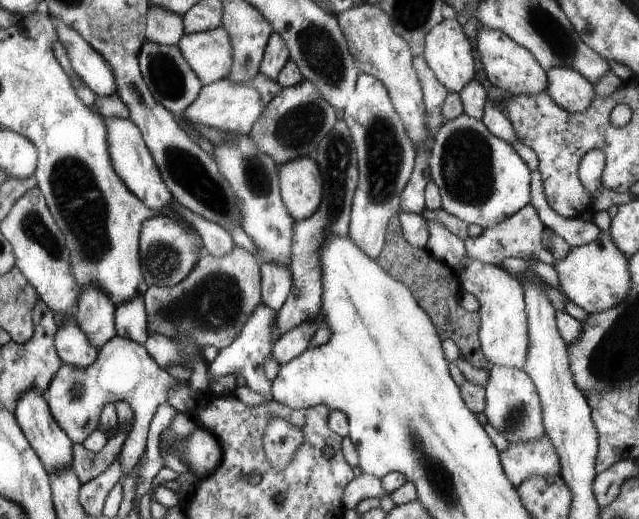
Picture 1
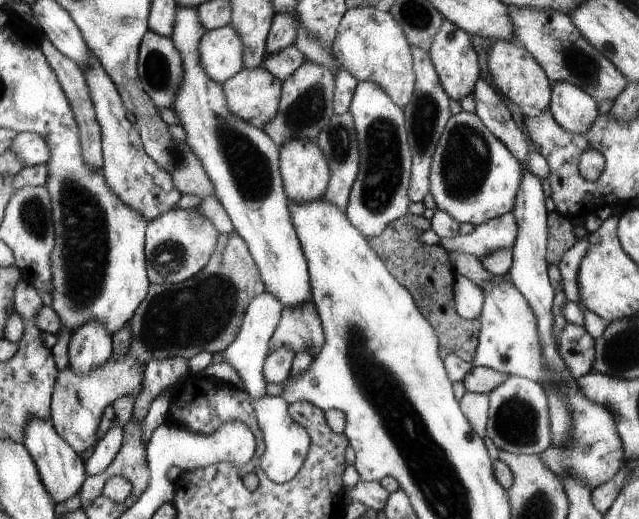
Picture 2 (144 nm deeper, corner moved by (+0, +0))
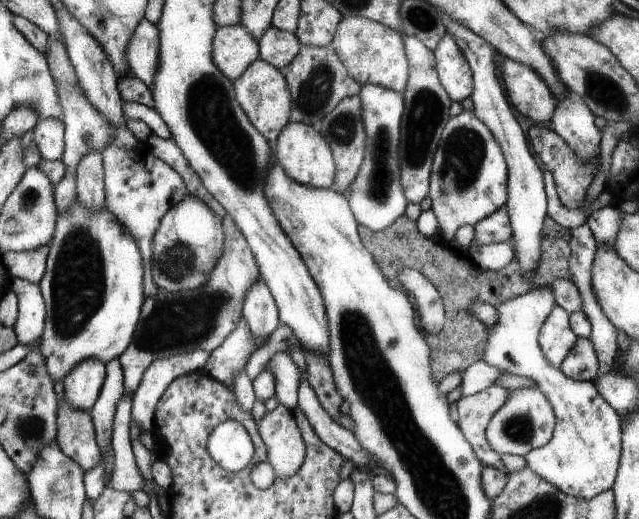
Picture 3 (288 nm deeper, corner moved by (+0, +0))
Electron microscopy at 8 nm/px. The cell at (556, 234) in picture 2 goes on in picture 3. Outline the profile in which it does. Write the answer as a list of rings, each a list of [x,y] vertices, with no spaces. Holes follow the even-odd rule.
[[[407,214],[399,216],[393,224],[389,224],[381,232],[367,230],[363,226],[357,228],[359,238],[363,240],[365,248],[373,254],[377,260],[377,266],[385,280],[391,284],[391,288],[401,288],[405,290],[403,284],[399,282],[399,272],[401,270],[417,270],[421,276],[425,276],[435,290],[439,292],[443,300],[443,310],[445,310],[445,320],[443,328],[439,334],[427,334],[425,340],[431,348],[431,372],[437,382],[441,382],[449,372],[453,370],[467,370],[471,364],[479,362],[483,358],[485,342],[487,342],[487,326],[481,324],[475,318],[469,318],[469,304],[471,300],[483,300],[485,304],[491,304],[493,308],[499,306],[505,300],[517,298],[527,294],[531,288],[547,288],[553,278],[569,278],[569,258],[571,258],[571,230],[563,228],[557,224],[551,216],[545,216],[545,226],[543,226],[543,238],[541,238],[541,258],[539,264],[533,272],[533,278],[523,278],[519,272],[519,264],[513,258],[507,266],[503,266],[497,272],[489,270],[477,270],[467,256],[461,256],[459,252],[451,250],[445,242],[433,242],[431,238],[423,236],[417,228],[417,220],[409,218]]]

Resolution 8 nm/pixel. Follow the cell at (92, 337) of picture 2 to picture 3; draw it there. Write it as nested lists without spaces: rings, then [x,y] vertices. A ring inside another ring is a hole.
[[[85,358],[63,378],[65,386],[65,400],[75,410],[91,410],[93,404],[99,400],[103,382],[105,382],[105,364],[97,358]]]

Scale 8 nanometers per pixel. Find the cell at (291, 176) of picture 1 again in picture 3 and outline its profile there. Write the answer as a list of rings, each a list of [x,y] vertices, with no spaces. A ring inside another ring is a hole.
[[[287,124],[281,134],[277,136],[277,142],[273,144],[275,148],[275,158],[277,164],[281,166],[283,174],[301,184],[301,186],[309,186],[309,188],[317,188],[317,190],[329,190],[335,178],[335,162],[333,162],[333,152],[329,150],[327,142],[321,138],[321,134],[317,132],[317,128],[307,126],[307,124]]]

